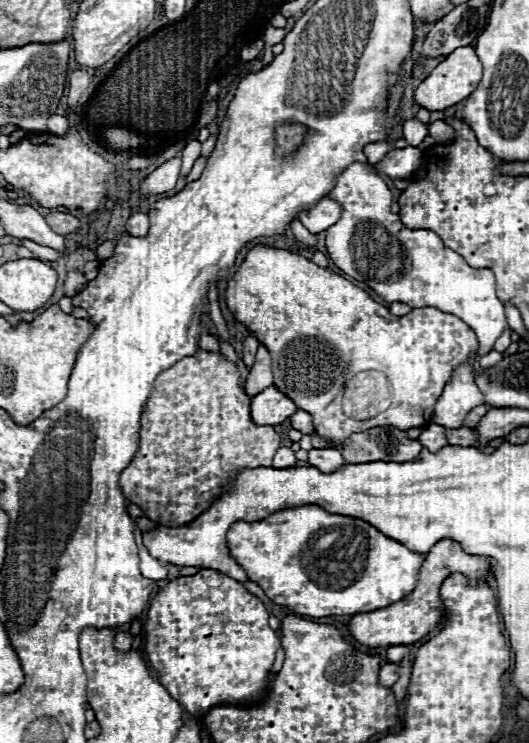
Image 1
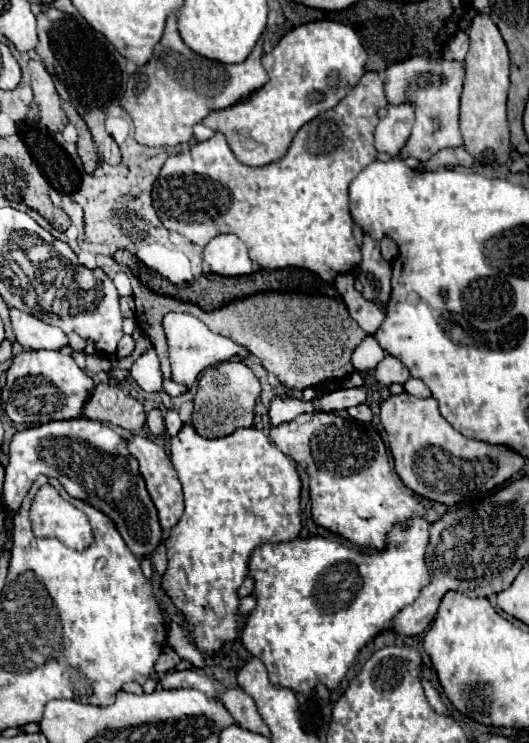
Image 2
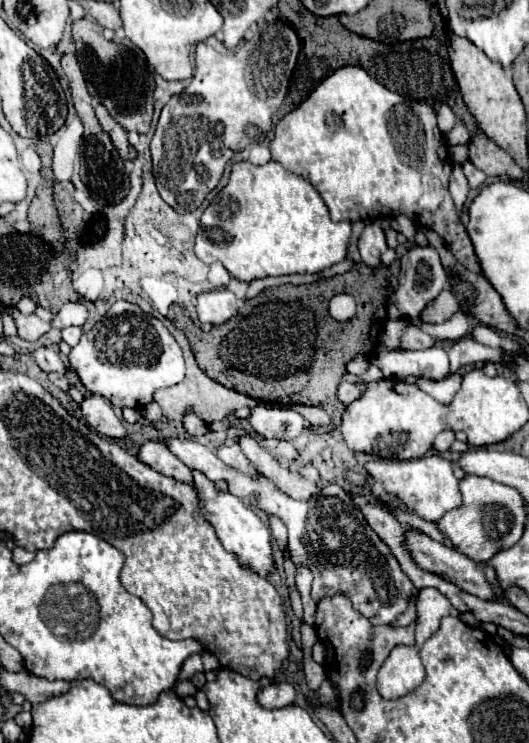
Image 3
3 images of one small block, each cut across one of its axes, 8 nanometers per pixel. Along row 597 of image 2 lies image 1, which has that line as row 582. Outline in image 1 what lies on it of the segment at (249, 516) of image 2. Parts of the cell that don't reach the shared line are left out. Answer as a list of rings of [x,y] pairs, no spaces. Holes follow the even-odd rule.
[[[202,568],[194,576],[180,576],[168,582],[152,598],[146,618],[146,656],[152,672],[166,686],[190,716],[202,716],[214,706],[250,704],[260,700],[268,688],[268,672],[280,648],[278,634],[268,626],[264,604],[240,582],[218,570]]]

